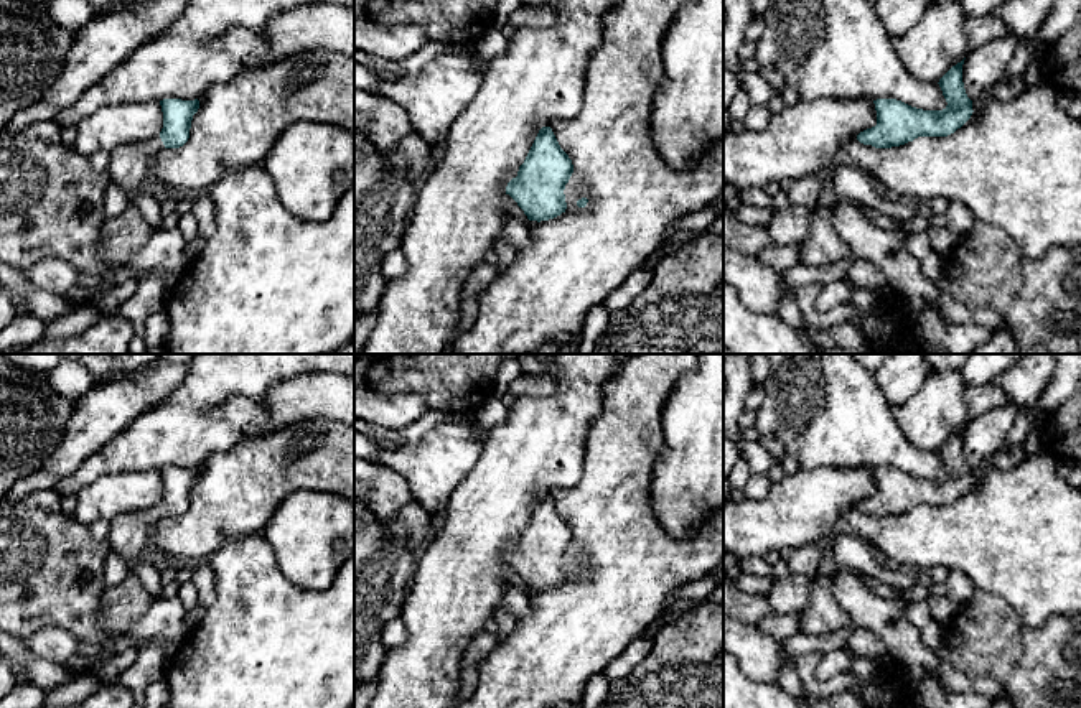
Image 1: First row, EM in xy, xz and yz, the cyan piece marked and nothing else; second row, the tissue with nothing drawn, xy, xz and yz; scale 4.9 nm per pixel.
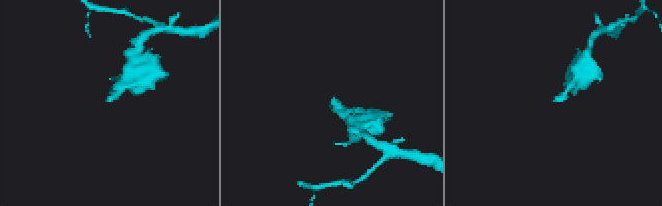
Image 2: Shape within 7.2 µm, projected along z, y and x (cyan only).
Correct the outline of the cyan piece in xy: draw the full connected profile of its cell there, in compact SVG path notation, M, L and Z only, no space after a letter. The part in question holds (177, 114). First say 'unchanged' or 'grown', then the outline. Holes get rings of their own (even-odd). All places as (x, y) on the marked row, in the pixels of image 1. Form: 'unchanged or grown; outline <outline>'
grown; outline M163 99L160 100L163 112L163 128L158 137L125 143L109 151L109 175L110 184L119 186L153 231L161 229L161 203L140 191L140 184L152 170L152 160L165 148L180 148L190 138L193 115L199 109L199 100Z

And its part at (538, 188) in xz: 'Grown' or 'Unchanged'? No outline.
Unchanged

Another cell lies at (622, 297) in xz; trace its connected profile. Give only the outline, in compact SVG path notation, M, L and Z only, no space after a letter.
M654 257L643 260L629 277L606 296L603 305L608 313L628 308L633 300L644 291L653 277L654 262Z

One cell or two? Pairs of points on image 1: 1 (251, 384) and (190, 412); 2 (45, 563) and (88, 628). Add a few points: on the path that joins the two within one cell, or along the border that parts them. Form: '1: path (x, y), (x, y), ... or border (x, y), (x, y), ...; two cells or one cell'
1: path (236, 384), (218, 384), (205, 397); one cell
2: path (56, 580), (78, 611); one cell

